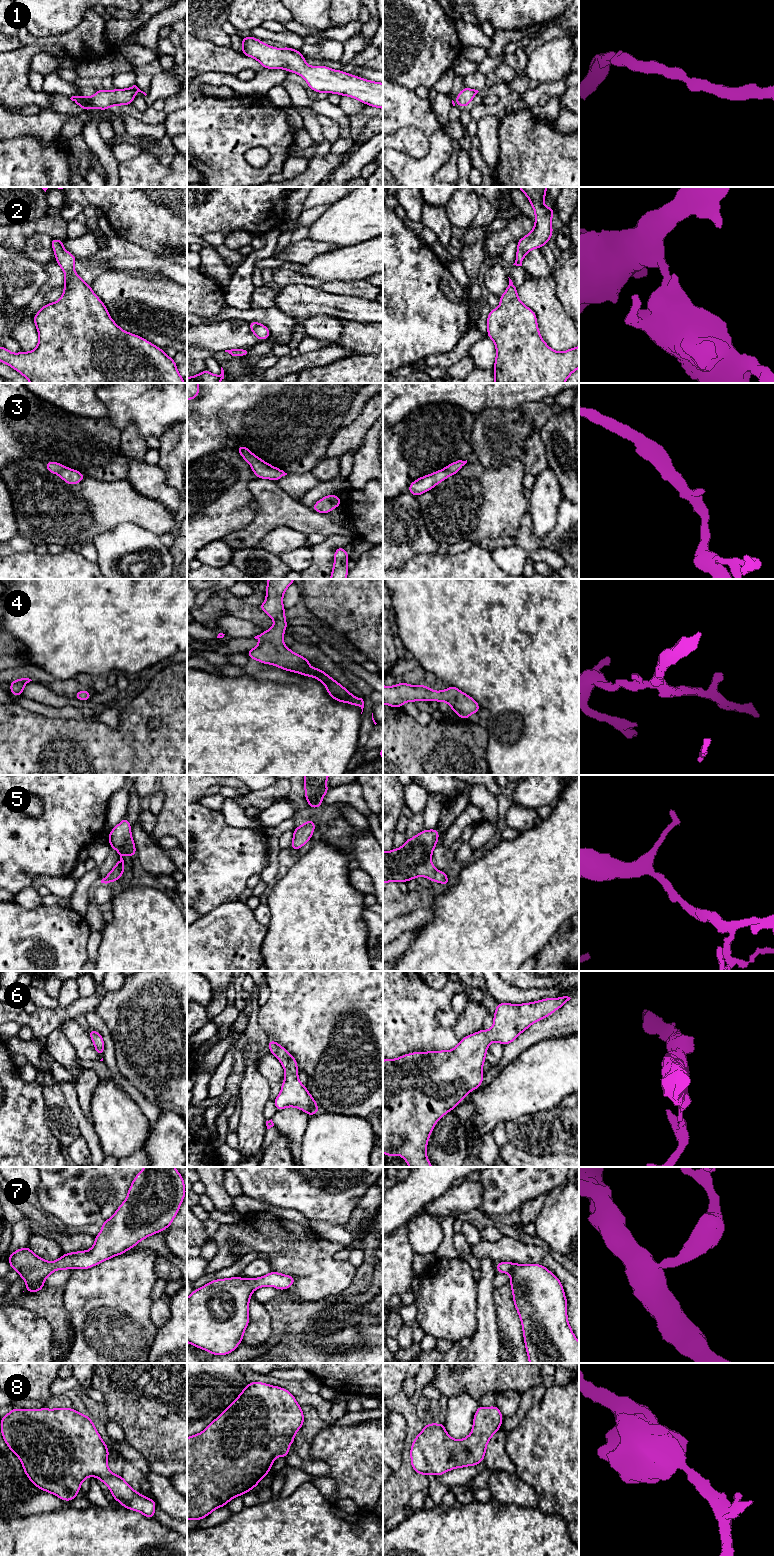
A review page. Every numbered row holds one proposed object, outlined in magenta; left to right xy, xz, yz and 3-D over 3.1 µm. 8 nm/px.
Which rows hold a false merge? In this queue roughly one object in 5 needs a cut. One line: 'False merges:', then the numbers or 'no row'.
False merges: no row

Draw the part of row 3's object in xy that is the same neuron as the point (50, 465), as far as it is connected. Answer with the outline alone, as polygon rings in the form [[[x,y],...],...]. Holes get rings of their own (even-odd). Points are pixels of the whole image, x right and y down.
[[[54,461],[45,462],[45,466],[50,473],[58,474],[62,480],[70,485],[78,484],[85,478],[81,472]]]

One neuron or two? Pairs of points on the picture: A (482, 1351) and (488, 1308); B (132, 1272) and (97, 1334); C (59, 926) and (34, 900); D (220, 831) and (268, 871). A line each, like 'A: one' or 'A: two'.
A: one
B: one
C: two
D: two

